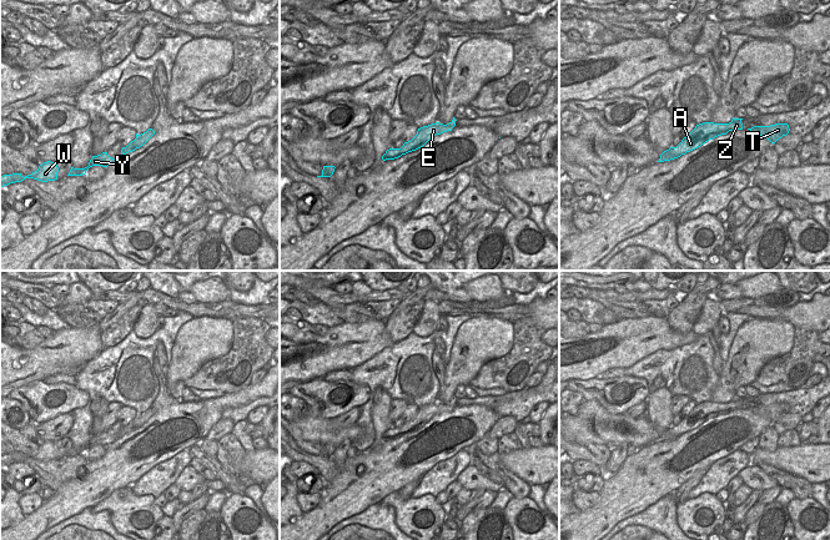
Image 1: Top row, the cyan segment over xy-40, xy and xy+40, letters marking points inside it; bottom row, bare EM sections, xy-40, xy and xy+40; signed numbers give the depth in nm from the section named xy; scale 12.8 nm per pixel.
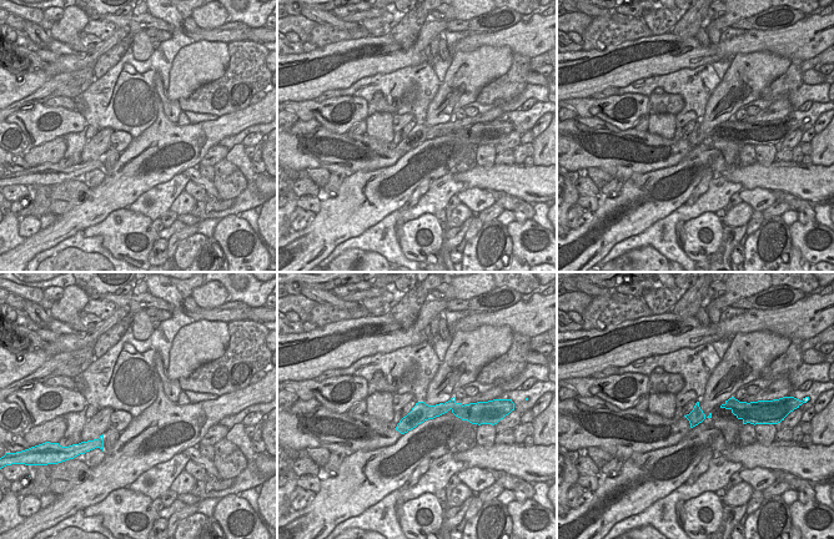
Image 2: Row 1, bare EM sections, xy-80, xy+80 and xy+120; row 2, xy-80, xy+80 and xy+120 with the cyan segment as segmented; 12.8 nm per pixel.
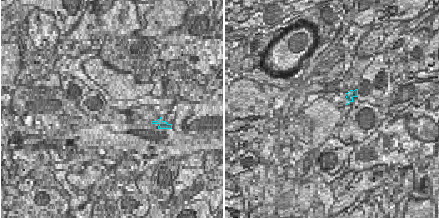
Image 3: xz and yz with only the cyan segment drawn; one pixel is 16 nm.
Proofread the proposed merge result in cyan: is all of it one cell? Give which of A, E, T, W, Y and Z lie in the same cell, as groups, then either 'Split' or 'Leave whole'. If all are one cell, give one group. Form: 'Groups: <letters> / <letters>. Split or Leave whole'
Groups: A E T W Y Z. Leave whole.

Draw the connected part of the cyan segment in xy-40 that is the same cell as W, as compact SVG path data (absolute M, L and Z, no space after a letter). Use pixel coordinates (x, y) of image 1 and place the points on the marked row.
M44 162L39 168L31 175L22 176L21 173L4 175L0 176L0 187L7 186L10 183L21 182L25 178L34 178L41 182L57 180L59 167L56 162Z

